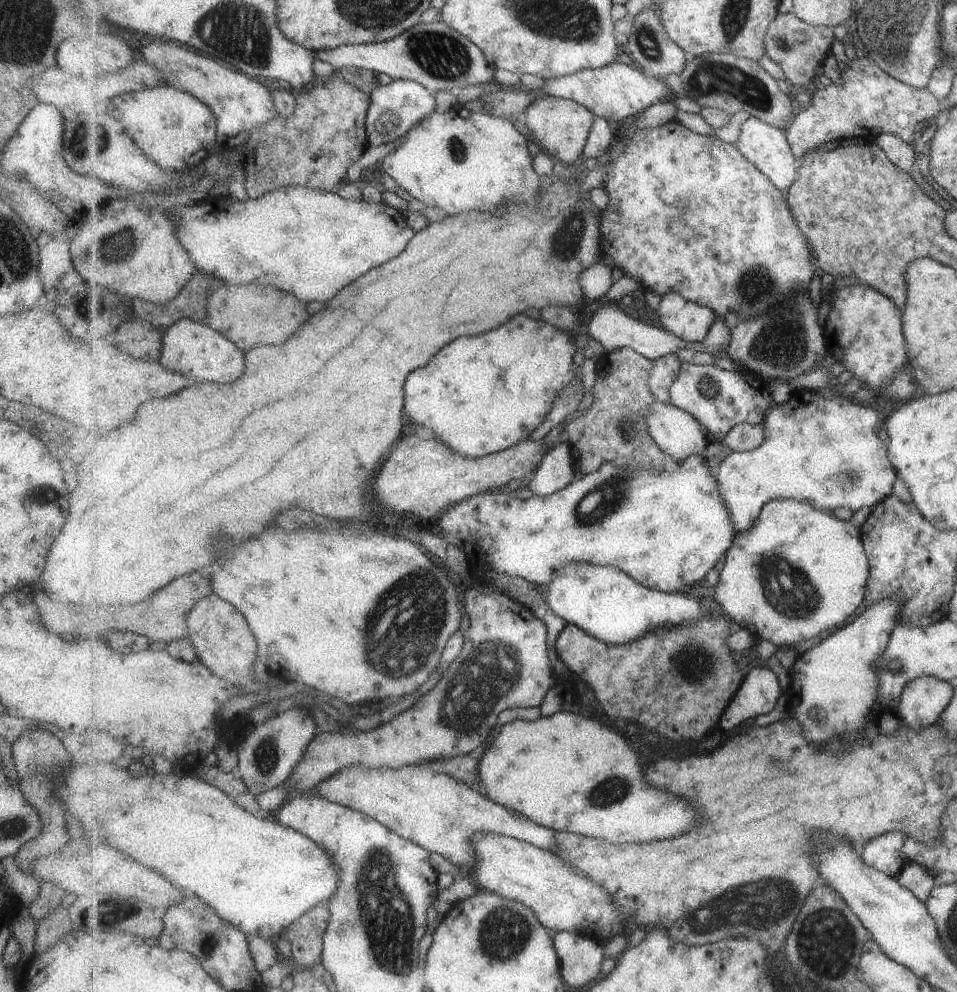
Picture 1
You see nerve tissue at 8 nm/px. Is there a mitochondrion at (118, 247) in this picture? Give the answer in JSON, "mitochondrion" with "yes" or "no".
{"mitochondrion":"yes"}

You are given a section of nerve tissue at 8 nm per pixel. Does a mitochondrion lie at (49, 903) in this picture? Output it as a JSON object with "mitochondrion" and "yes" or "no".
{"mitochondrion":"no"}

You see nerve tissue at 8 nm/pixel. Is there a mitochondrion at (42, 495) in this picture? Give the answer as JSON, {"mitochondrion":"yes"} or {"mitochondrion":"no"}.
{"mitochondrion":"yes"}

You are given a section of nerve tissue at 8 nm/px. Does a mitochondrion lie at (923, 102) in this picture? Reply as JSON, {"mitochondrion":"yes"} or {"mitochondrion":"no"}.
{"mitochondrion":"no"}

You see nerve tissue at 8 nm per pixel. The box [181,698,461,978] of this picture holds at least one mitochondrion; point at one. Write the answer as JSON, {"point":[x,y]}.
{"point":[387,918]}

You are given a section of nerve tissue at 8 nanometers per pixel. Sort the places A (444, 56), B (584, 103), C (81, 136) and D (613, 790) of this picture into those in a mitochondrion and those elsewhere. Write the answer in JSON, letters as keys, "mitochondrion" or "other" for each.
{"A":"mitochondrion","B":"other","C":"mitochondrion","D":"mitochondrion"}

